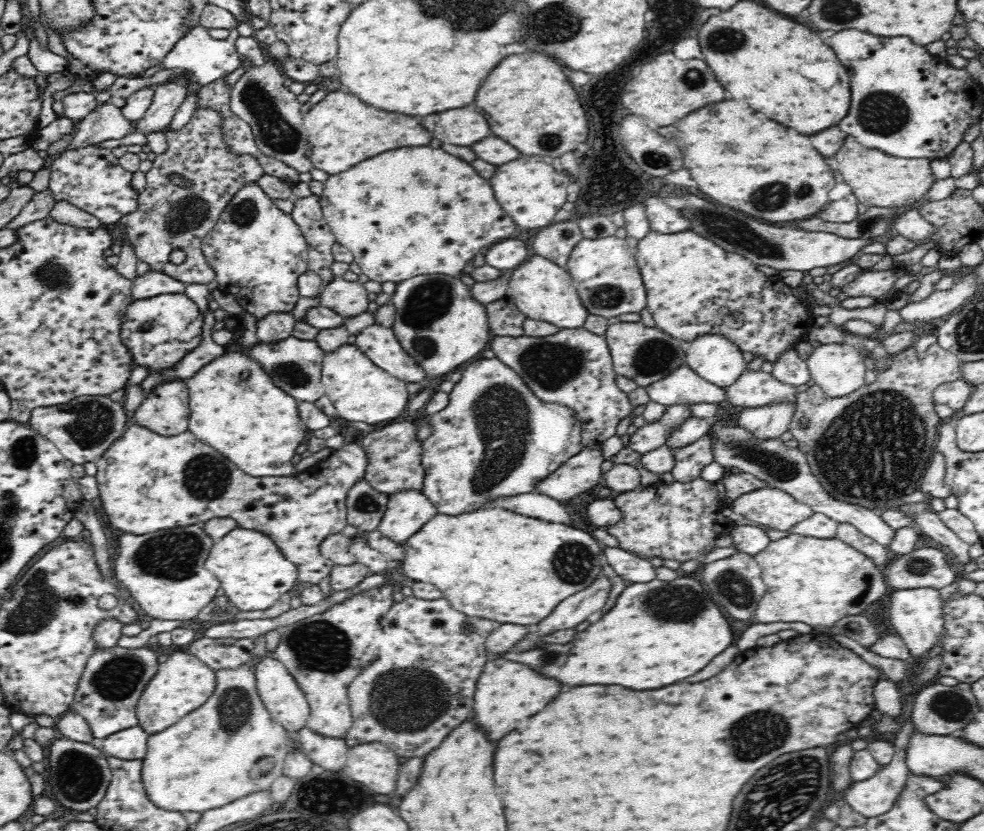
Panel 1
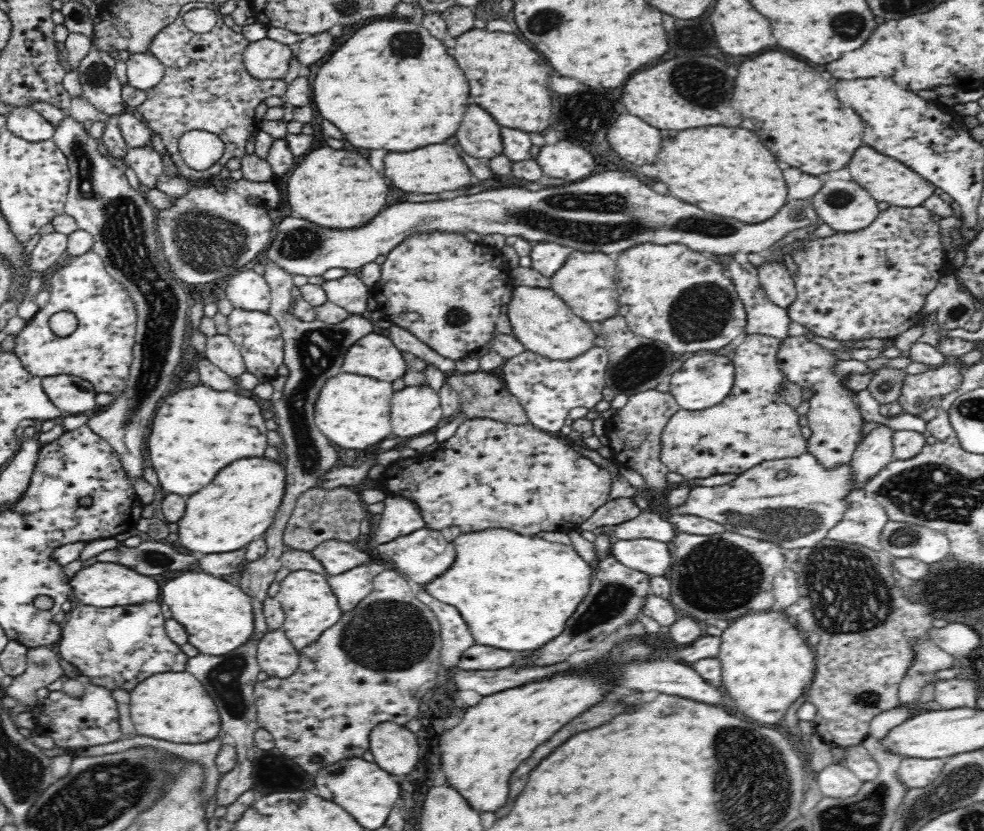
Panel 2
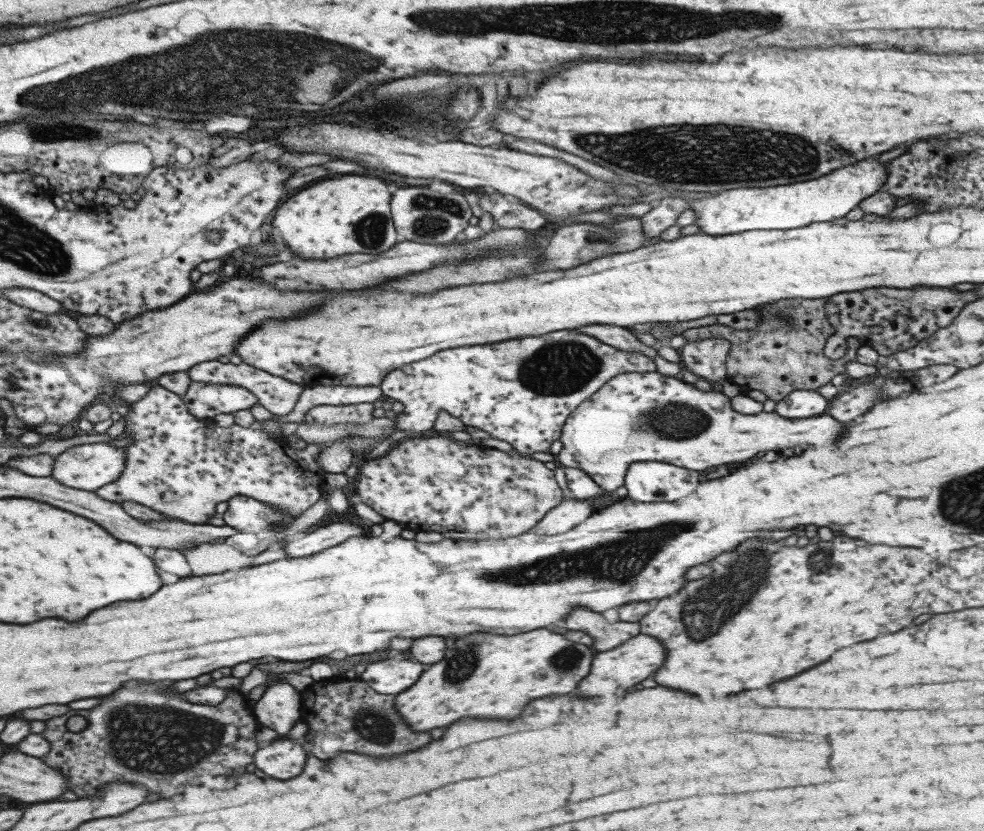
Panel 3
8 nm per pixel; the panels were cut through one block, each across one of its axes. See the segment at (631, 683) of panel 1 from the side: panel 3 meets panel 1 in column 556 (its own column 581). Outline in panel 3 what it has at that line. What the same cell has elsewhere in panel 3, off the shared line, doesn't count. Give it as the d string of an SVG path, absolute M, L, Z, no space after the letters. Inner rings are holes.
M548 628L514 636L468 634L464 638L458 638L456 644L446 650L446 658L442 662L432 664L428 670L422 672L420 680L414 686L396 696L396 708L402 714L402 718L412 726L412 730L420 732L450 726L452 722L466 716L512 720L520 716L524 704L528 704L534 698L572 692L578 686L578 682L582 682L588 676L592 658L594 650L590 650L585 644L570 642L562 634L554 634Z

